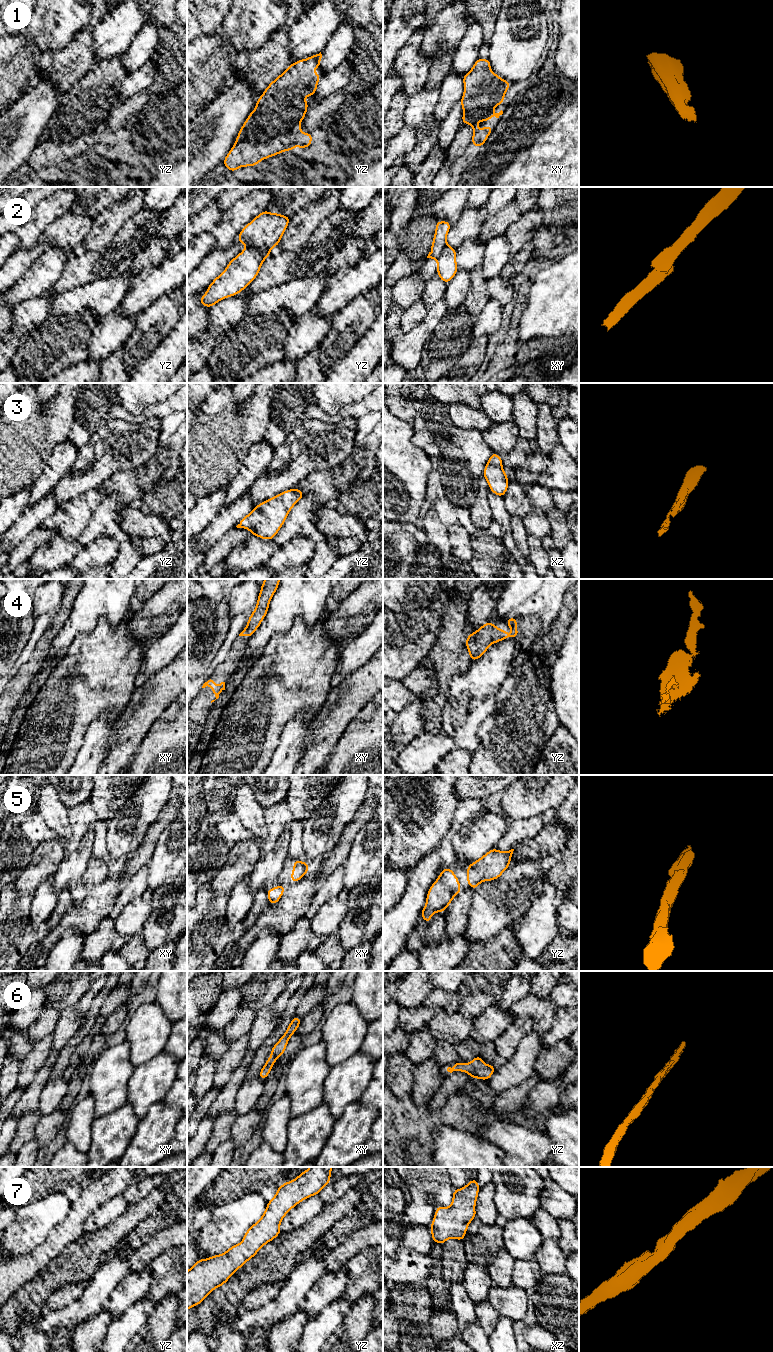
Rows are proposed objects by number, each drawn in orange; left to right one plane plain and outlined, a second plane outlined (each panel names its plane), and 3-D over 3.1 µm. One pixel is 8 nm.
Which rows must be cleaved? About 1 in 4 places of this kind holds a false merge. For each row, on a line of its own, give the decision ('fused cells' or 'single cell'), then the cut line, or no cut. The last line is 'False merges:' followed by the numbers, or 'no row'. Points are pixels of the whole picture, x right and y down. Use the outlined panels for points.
1: single cell; cut none
2: fused cells; cut yz (246, 247), (270, 250)
3: single cell; cut none
4: single cell; cut none
5: single cell; cut none
6: single cell; cut none
7: single cell; cut none
False merges: 2

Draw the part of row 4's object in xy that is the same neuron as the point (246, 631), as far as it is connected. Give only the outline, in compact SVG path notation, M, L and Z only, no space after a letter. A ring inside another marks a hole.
M280 579L264 580L257 599L257 605L248 619L247 626L243 629L239 636L247 636L250 638L252 634L258 629L268 612L271 598L276 592L279 583Z

